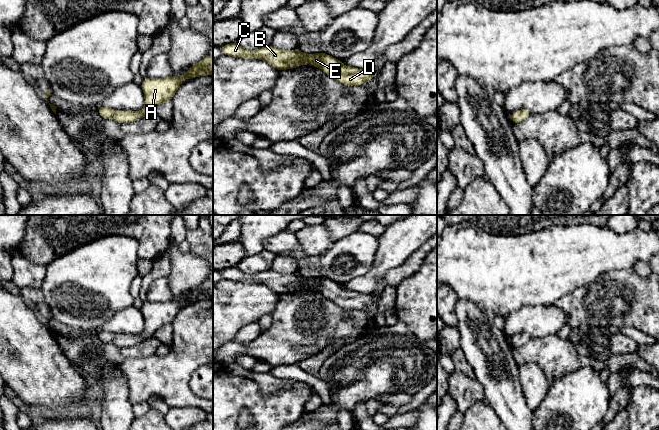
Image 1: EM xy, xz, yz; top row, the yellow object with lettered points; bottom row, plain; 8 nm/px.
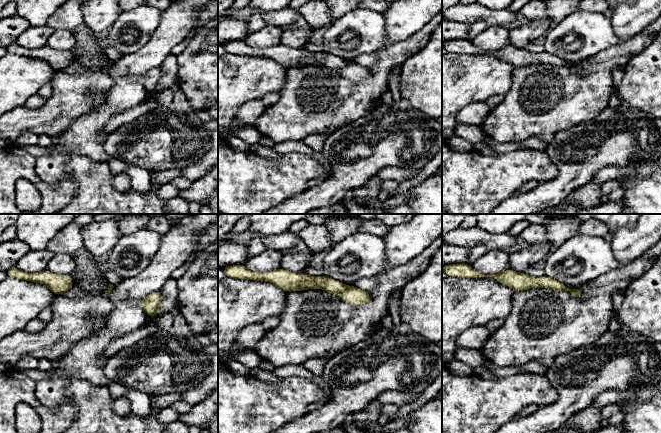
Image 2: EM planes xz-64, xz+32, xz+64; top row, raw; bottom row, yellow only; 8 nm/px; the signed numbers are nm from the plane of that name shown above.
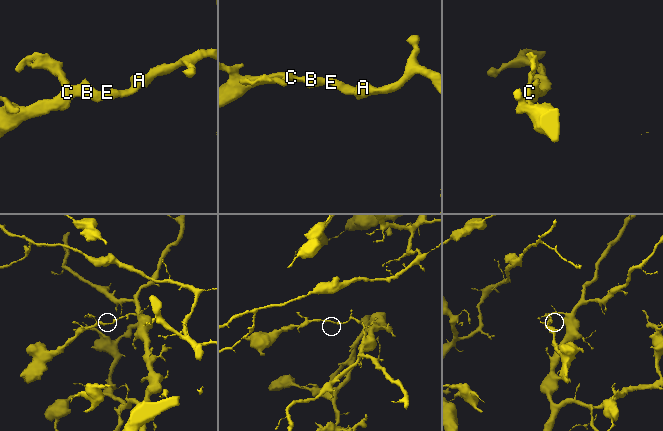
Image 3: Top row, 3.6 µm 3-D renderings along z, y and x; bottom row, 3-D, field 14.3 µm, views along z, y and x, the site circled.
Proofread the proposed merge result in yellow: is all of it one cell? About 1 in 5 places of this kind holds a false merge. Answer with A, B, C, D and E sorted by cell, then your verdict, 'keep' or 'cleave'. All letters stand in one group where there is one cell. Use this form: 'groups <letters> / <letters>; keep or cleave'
groups A B C D E; keep

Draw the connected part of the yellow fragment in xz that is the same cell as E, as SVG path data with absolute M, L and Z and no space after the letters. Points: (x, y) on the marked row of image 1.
M237 42L226 44L221 47L221 50L223 55L227 56L264 60L279 71L294 69L304 64L313 64L346 86L358 86L374 78L372 70L363 71L354 67L344 66L342 61L320 52L317 54L305 54L298 49L281 50L272 45L257 50L247 50Z

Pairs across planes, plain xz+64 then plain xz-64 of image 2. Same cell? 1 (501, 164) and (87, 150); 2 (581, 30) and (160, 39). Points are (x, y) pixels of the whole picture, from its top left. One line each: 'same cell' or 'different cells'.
1: different cells
2: different cells

